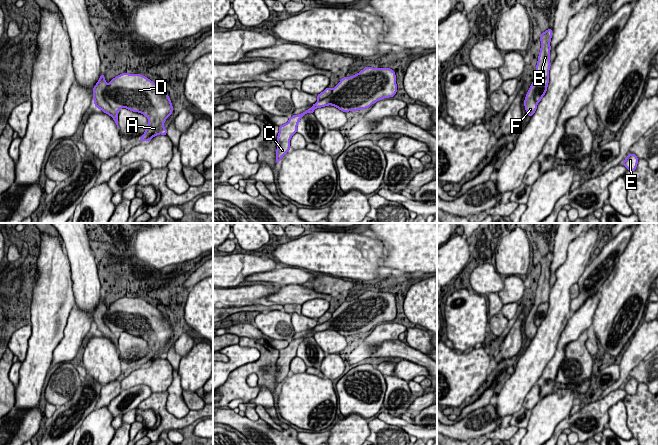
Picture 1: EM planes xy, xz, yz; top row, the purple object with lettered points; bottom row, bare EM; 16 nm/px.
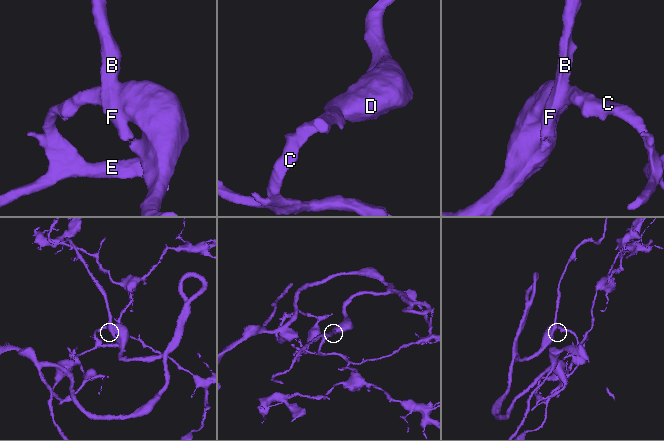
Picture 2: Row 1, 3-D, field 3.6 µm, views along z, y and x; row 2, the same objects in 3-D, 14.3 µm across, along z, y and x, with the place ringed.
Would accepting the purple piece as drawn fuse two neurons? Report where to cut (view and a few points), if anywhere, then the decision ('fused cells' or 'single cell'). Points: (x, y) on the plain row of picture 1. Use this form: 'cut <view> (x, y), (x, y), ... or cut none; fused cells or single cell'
cut none; single cell

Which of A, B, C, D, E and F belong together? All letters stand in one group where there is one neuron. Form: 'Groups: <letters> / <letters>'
Groups: A B C D E F

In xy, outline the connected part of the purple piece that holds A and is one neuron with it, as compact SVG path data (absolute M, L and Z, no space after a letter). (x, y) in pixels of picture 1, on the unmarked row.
M122 297L113 302L108 308L106 307L104 298L101 298L98 306L93 312L93 323L96 332L101 333L104 337L110 339L114 343L118 354L120 354L118 349L118 335L121 332L127 332L130 335L142 337L146 340L148 342L148 351L139 365L150 365L154 360L159 358L167 359L167 353L164 352L164 346L173 335L171 324L168 318L165 317L160 310L141 298Z

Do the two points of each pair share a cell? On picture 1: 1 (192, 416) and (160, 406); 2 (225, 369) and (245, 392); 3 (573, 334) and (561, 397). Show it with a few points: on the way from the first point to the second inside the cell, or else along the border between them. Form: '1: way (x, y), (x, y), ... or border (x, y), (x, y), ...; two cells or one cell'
1: way (183, 421), (171, 421), (165, 415); one cell
2: border (250, 362), (236, 367), (223, 384); two cells
3: border (555, 388), (553, 392), (540, 400); two cells

